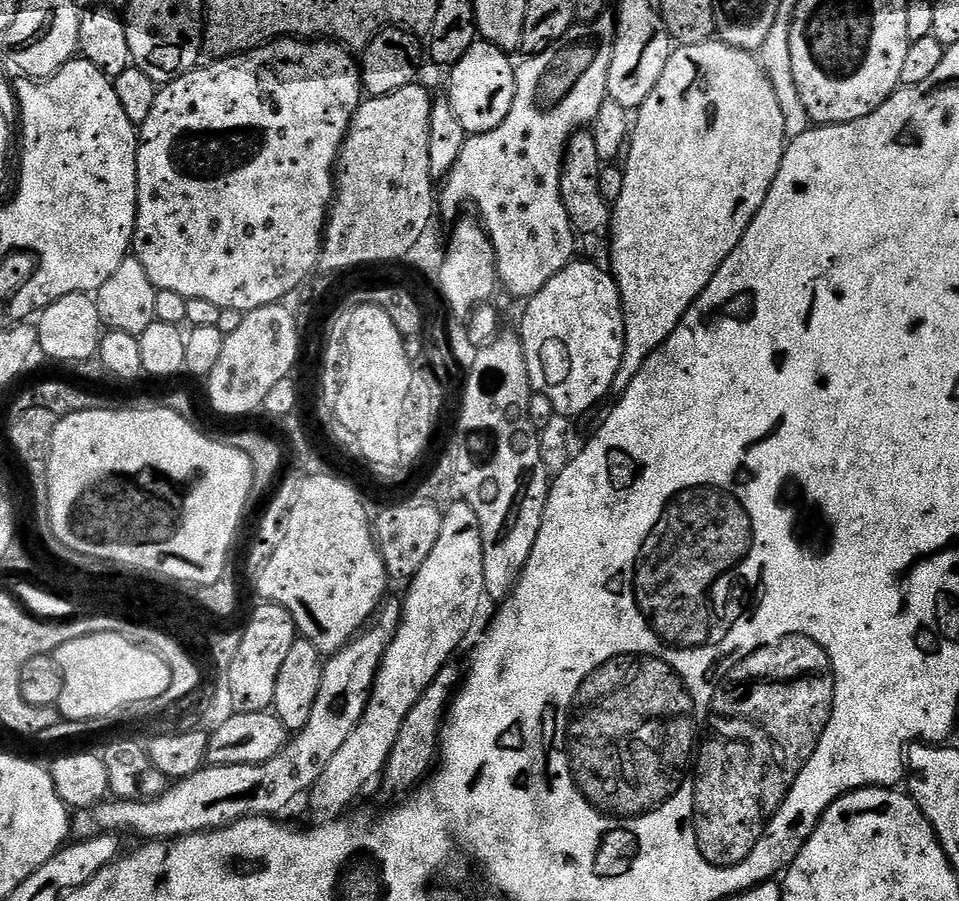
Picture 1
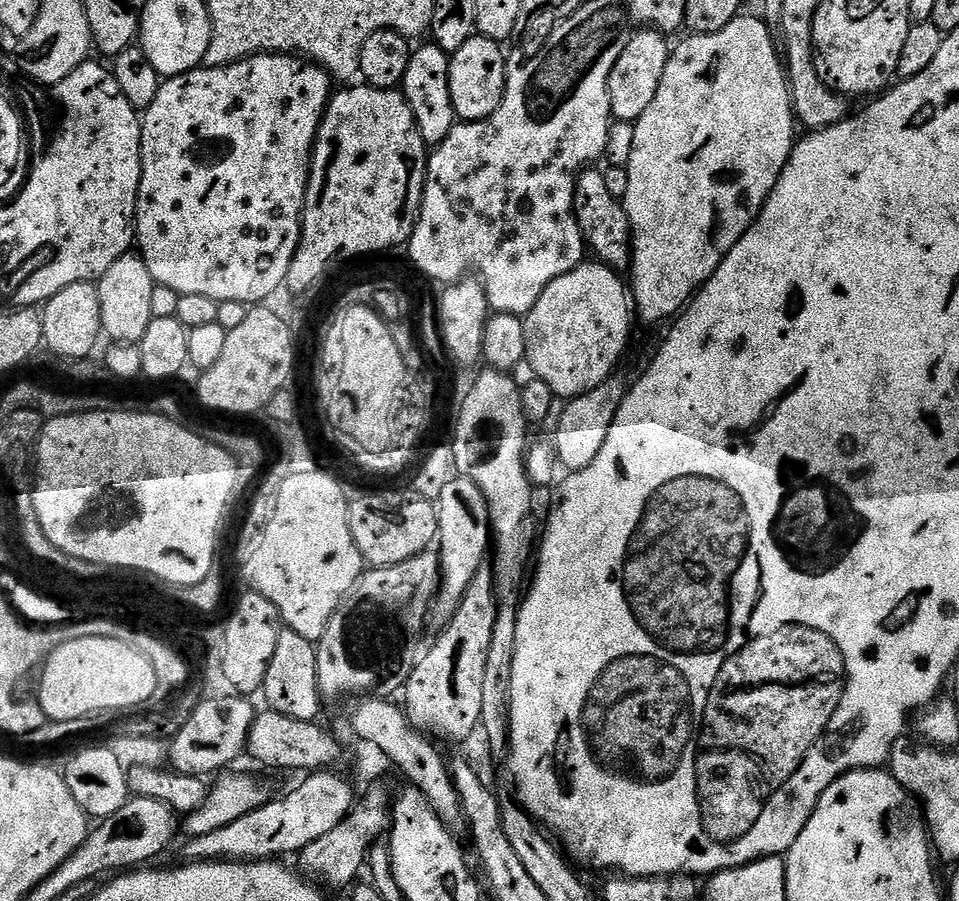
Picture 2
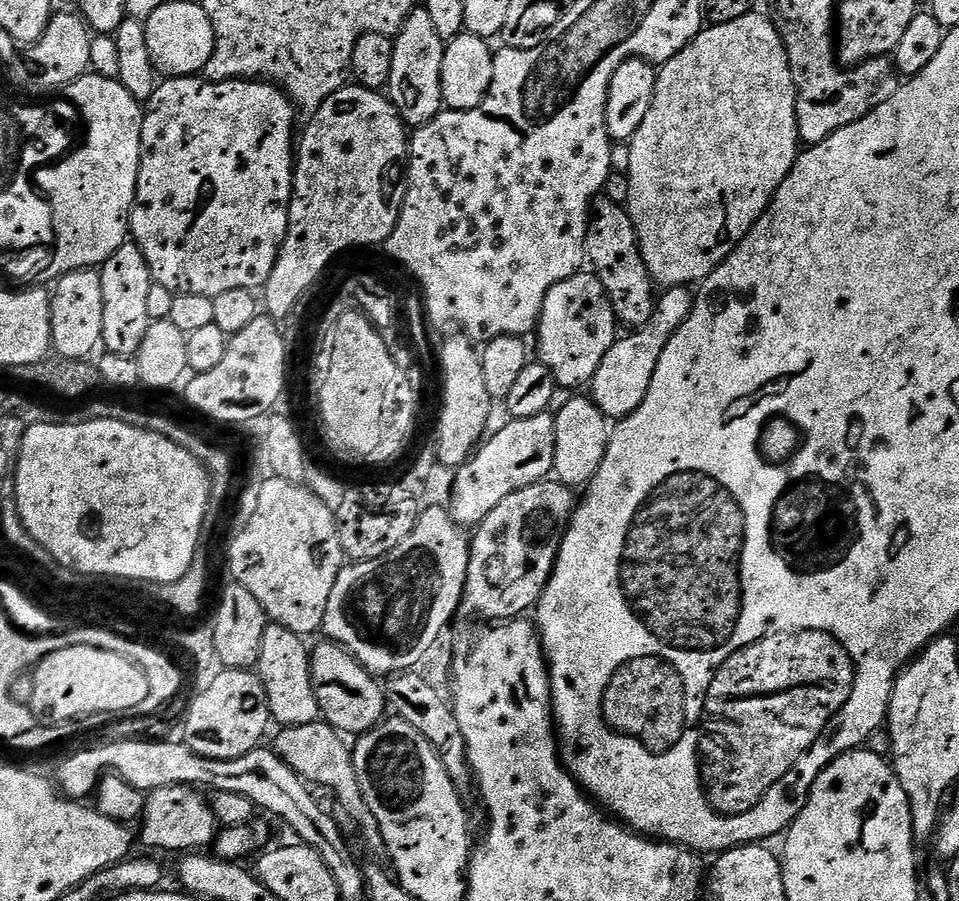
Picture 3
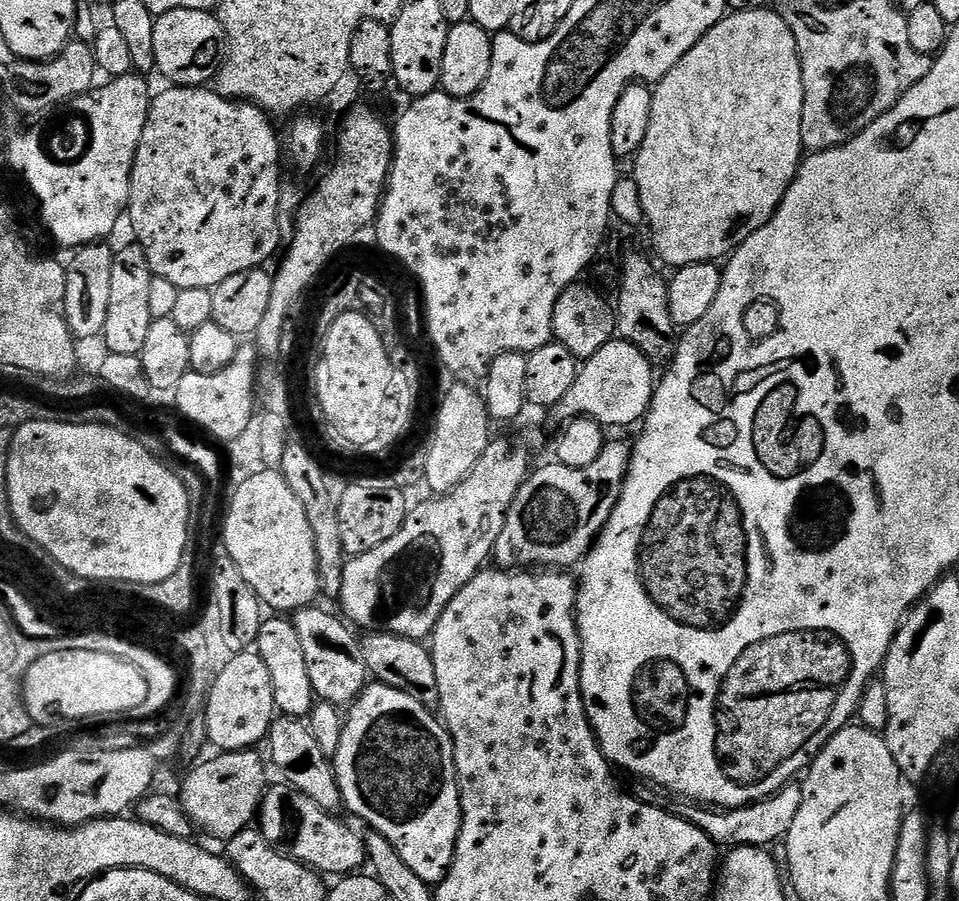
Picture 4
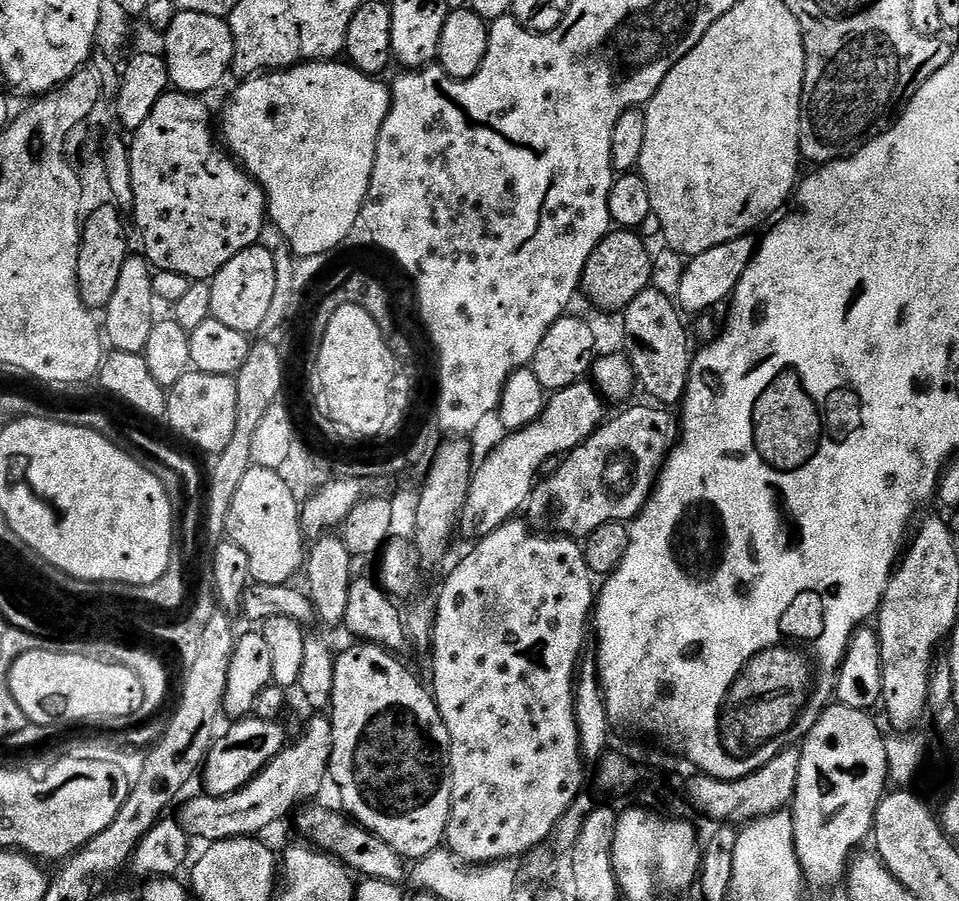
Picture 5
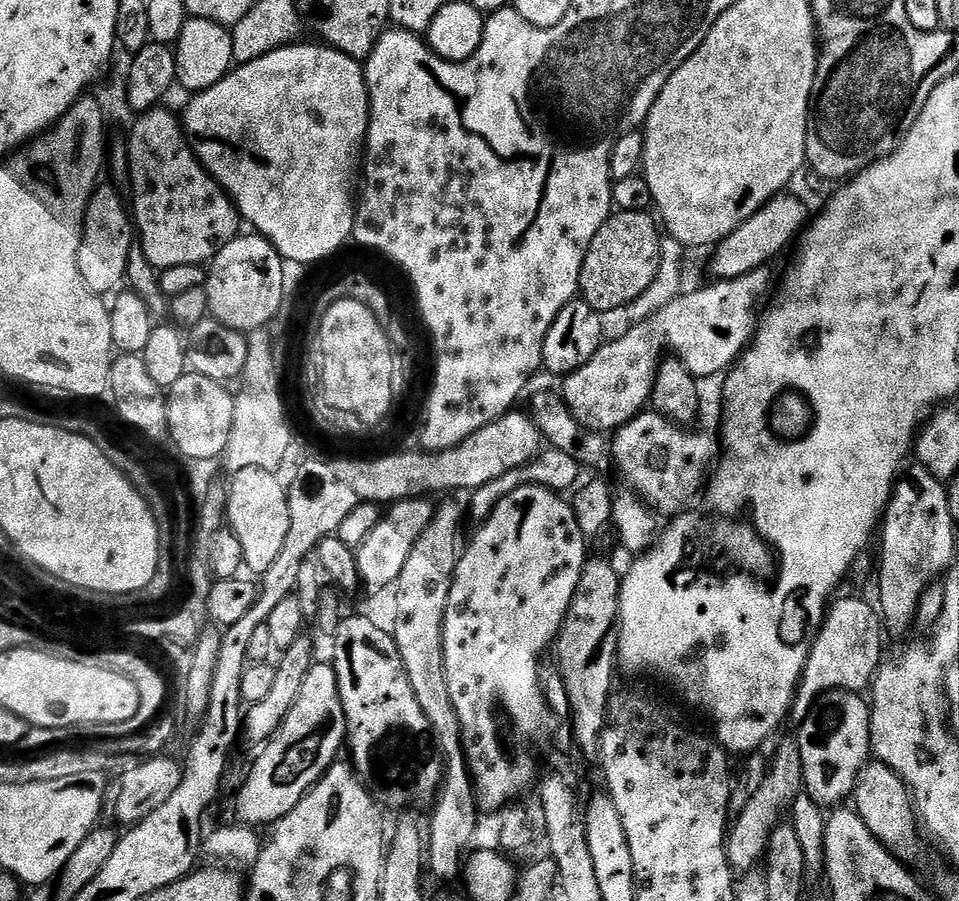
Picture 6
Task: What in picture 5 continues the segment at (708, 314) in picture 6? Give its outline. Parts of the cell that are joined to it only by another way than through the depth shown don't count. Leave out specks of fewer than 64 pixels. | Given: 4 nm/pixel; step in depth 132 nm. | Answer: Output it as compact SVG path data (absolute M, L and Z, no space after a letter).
M588 382L571 384L561 392L551 393L537 420L522 430L507 433L503 437L505 440L481 464L479 461L472 474L472 485L464 513L460 516L459 531L468 536L483 538L513 519L519 513L516 511L519 508L521 511L527 505L532 489L536 487L541 475L540 467L547 460L555 461L573 452L582 442L586 442L586 438L595 434L606 419L604 407L604 397Z

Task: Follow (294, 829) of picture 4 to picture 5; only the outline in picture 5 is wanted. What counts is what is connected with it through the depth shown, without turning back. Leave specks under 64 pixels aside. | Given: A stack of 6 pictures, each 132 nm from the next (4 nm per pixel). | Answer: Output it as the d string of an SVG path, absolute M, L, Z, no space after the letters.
M308 804L301 807L294 818L297 830L305 837L302 838L307 843L327 855L336 857L349 871L356 874L360 872L361 877L365 879L388 881L398 885L403 885L407 881L407 861L389 844L350 821L343 813L314 805Z

